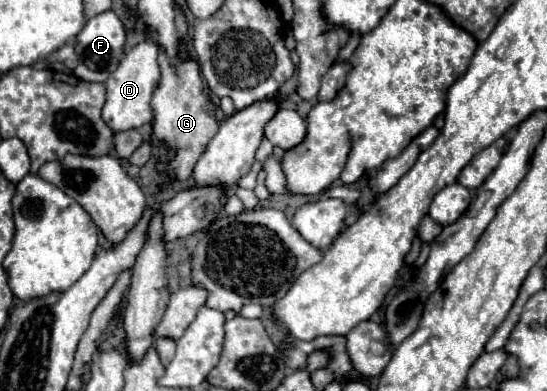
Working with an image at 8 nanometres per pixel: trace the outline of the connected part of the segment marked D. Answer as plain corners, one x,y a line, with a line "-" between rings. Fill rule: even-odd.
143,41
135,45
119,63
119,67
111,73
107,87
107,103
103,107
103,121
113,129
113,133
127,131
127,129
139,129
145,123
151,123
151,95
159,81
159,63
157,63
157,47
149,41

